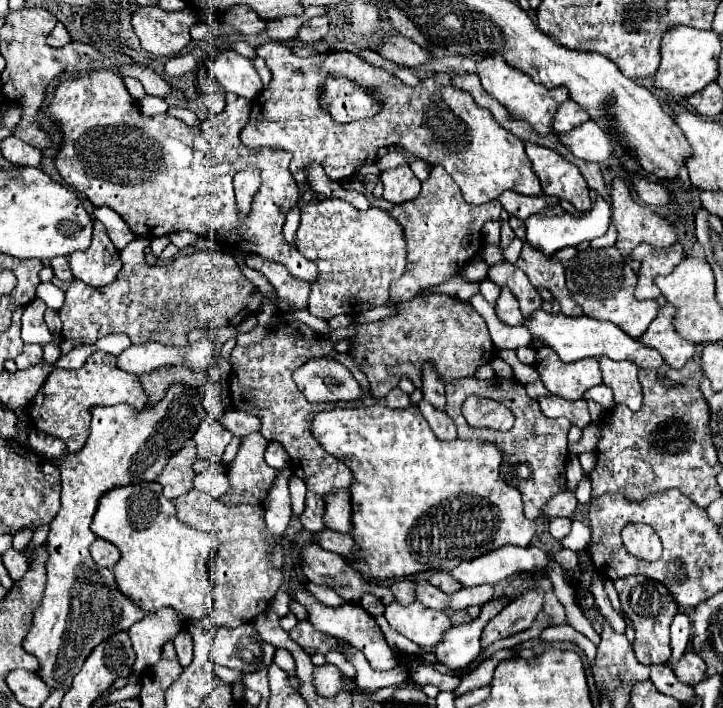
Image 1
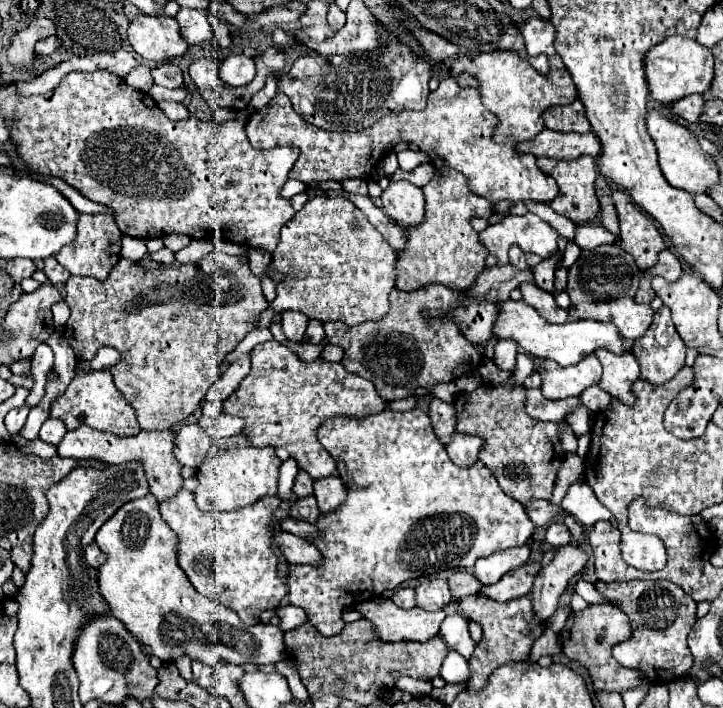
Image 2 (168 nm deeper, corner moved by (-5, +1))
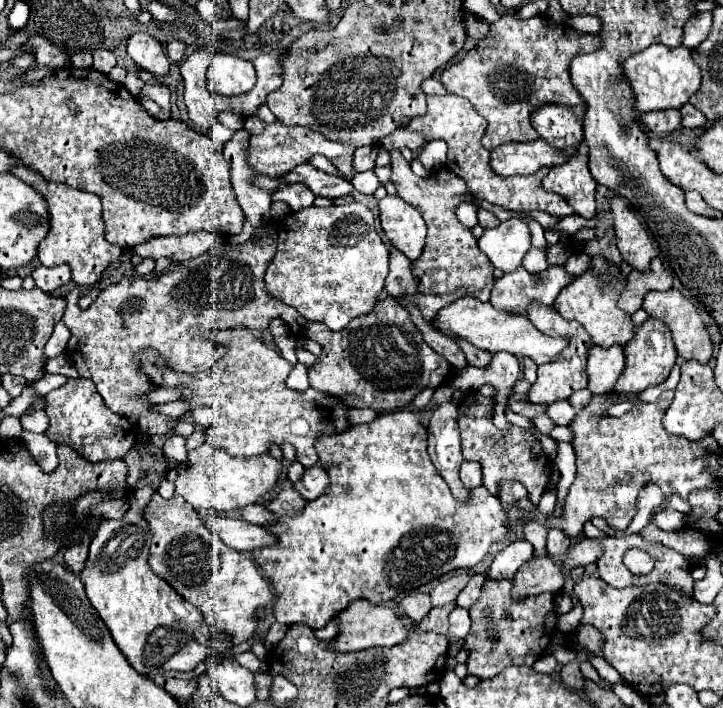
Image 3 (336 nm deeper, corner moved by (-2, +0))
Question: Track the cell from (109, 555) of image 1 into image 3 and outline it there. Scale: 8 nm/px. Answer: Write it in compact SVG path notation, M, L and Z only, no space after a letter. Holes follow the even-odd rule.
M79 543L79 545L71 545L65 555L63 555L63 563L73 571L73 573L81 573L83 563L87 559L87 547L89 543Z

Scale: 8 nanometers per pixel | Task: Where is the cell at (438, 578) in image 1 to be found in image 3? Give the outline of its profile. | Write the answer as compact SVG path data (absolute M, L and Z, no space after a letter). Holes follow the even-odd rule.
M473 575L471 581L467 583L467 587L459 593L459 597L457 597L457 605L469 609L469 607L479 599L479 593L481 593L481 587L483 587L483 581L485 581L483 575Z

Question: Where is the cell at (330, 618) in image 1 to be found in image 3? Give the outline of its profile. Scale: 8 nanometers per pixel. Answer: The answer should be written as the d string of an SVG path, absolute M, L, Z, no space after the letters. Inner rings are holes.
M399 409L395 413L385 413L379 415L375 421L365 423L365 425L355 425L349 427L343 433L337 435L323 435L315 441L315 451L319 455L319 463L323 465L323 469L329 475L329 485L325 489L325 493L321 497L317 497L311 503L305 503L303 511L293 515L293 517L279 517L279 521L275 525L265 525L265 529L275 537L275 543L269 543L261 549L253 551L253 559L257 561L257 565L263 569L263 573L269 577L269 581L275 587L275 605L273 605L273 617L277 623L283 625L295 625L295 623L303 623L309 625L311 629L323 629L335 615L339 615L351 601L357 599L367 599L373 605L381 605L381 603L389 603L399 595L405 595L421 585L427 585L435 579L439 579L441 575L455 571L455 569L469 569L475 567L495 543L501 543L503 539L507 539L509 533L509 525L505 523L505 511L503 505L497 497L493 497L483 485L479 489L471 491L471 501L461 507L453 497L451 497L451 489L447 489L447 483L443 481L443 477L439 477L437 469L433 467L429 453L427 453L427 429L419 423L417 413L409 411L409 409Z

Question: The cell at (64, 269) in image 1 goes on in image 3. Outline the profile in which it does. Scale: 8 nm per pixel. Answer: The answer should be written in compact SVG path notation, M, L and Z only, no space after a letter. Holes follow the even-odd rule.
M59 265L59 267L37 267L33 273L31 273L35 285L45 291L45 293L51 293L55 289L59 289L61 285L69 283L71 281L71 271L67 269L67 265Z

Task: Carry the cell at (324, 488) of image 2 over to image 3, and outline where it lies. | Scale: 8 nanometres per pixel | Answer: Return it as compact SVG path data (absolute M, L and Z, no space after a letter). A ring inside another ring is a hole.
M321 465L307 467L305 473L303 473L303 477L301 477L301 481L293 483L295 491L297 491L301 497L305 497L305 501L317 499L317 497L325 491L325 487L327 487L327 483L329 483L329 477L327 477L325 473L327 473L327 471L325 471Z

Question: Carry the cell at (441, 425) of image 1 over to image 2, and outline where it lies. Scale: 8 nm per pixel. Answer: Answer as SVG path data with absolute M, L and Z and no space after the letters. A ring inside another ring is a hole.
M454 432L450 442L446 444L446 452L450 460L458 466L470 466L478 460L478 450L482 446L482 440L474 436L464 436L460 432Z

